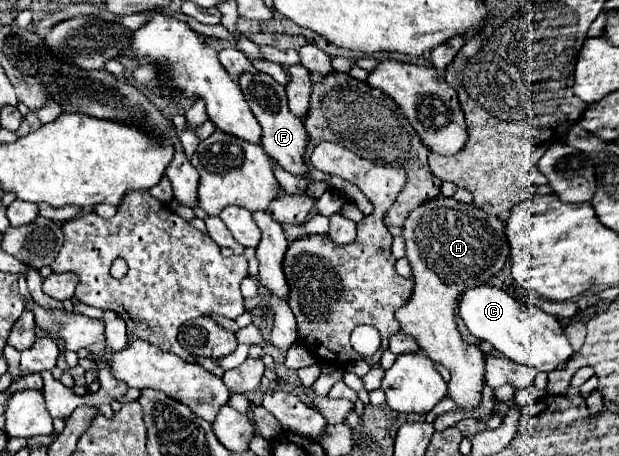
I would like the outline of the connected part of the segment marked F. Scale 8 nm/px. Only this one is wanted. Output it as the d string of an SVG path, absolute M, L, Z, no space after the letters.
M241 73L239 75L239 87L255 115L255 119L259 121L263 133L261 133L261 147L265 149L265 153L269 157L273 157L277 163L283 165L283 169L287 169L289 173L297 175L297 177L305 177L305 163L303 163L303 153L305 153L305 145L307 145L307 133L305 127L301 123L299 117L295 117L289 111L287 105L287 95L285 95L285 87L279 85L271 75L267 73Z

